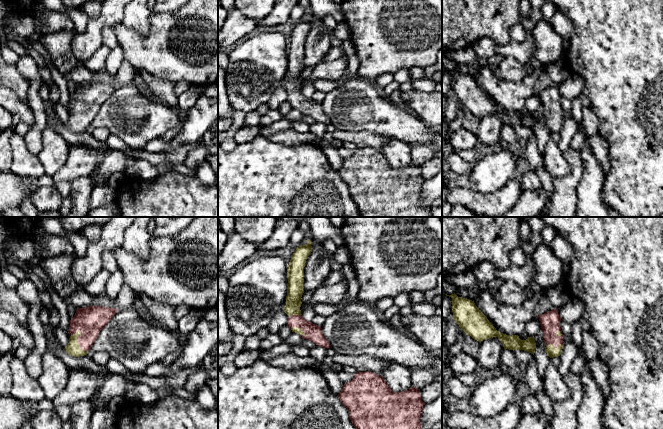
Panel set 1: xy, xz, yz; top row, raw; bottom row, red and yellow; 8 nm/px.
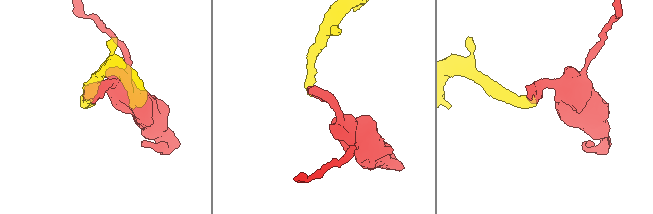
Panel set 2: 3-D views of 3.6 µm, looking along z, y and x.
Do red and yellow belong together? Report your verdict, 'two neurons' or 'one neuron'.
one neuron

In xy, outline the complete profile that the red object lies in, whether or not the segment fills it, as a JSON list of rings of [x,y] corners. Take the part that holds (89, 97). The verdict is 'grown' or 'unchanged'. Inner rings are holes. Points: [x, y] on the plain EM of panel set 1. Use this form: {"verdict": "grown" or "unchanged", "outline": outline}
{"verdict": "grown", "outline": [[[103,82],[78,84],[70,96],[68,109],[71,112],[69,119],[64,124],[66,128],[74,133],[87,131],[100,107],[117,87],[116,84]]]}

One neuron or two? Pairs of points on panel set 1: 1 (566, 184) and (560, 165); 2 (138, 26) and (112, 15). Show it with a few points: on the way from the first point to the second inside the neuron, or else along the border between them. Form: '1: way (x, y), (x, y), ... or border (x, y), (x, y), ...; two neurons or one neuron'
1: border (563, 152), (569, 173), (553, 178); two neurons
2: border (123, 10), (123, 18), (120, 21); two neurons

